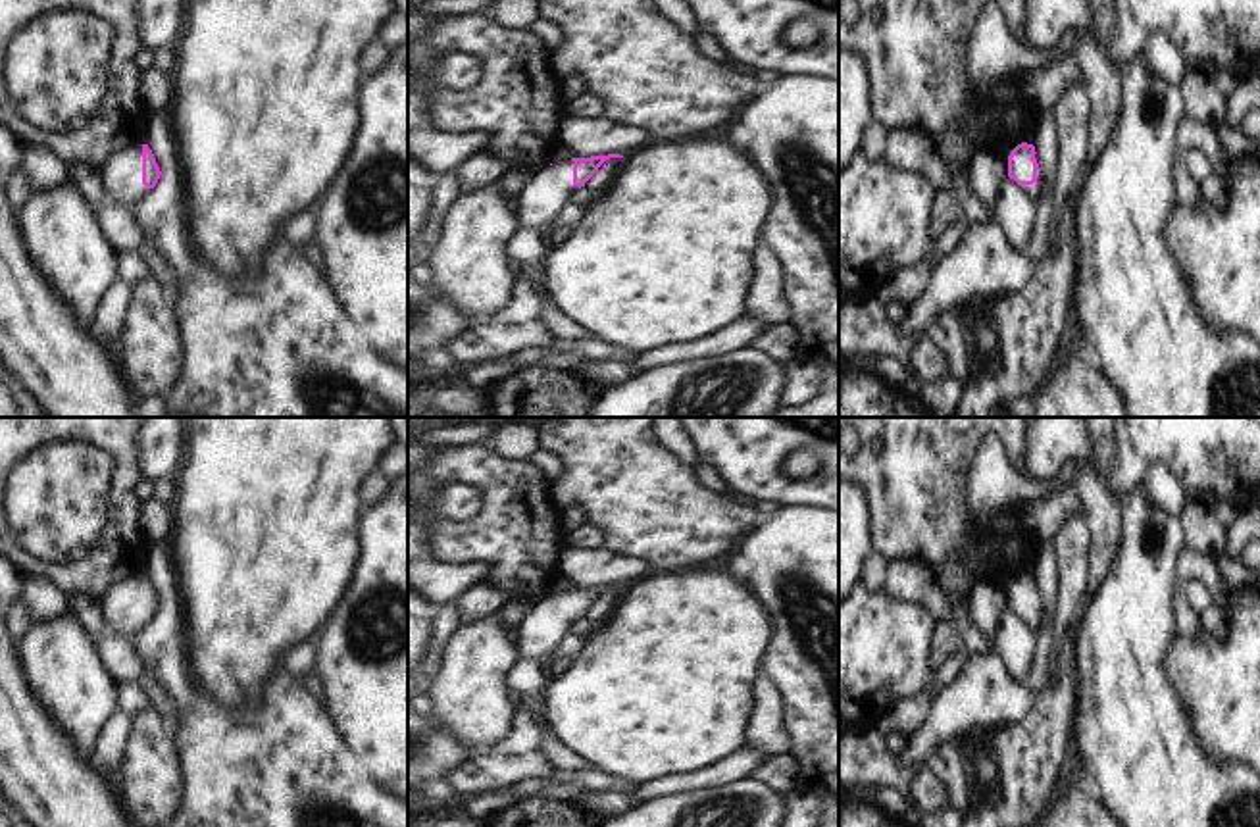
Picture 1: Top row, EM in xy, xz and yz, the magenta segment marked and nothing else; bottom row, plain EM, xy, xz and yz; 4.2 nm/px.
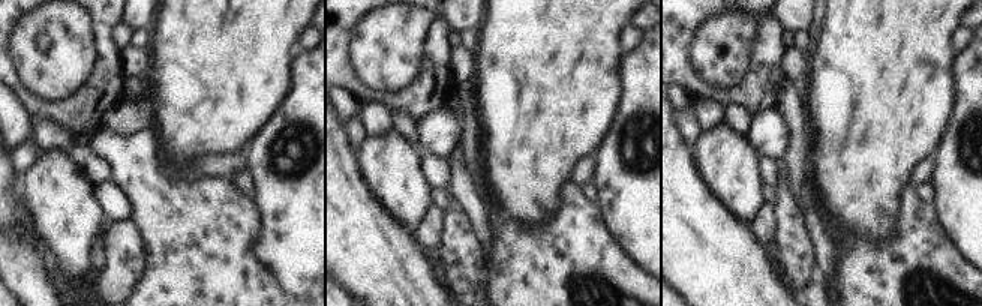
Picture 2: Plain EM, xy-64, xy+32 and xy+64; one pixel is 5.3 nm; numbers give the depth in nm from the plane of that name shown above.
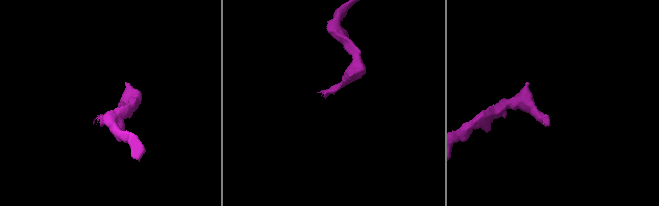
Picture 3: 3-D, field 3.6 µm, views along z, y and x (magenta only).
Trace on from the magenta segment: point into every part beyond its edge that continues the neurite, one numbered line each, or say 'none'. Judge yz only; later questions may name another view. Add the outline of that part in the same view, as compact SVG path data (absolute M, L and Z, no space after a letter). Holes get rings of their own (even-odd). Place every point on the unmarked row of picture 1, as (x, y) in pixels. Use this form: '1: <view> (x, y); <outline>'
1: yz (1035, 622); M1035 585L1037 590L1037 612L1033 615L1023 615L1021 619L1035 631L1039 633L1043 623L1045 623L1045 602L1043 596Z

